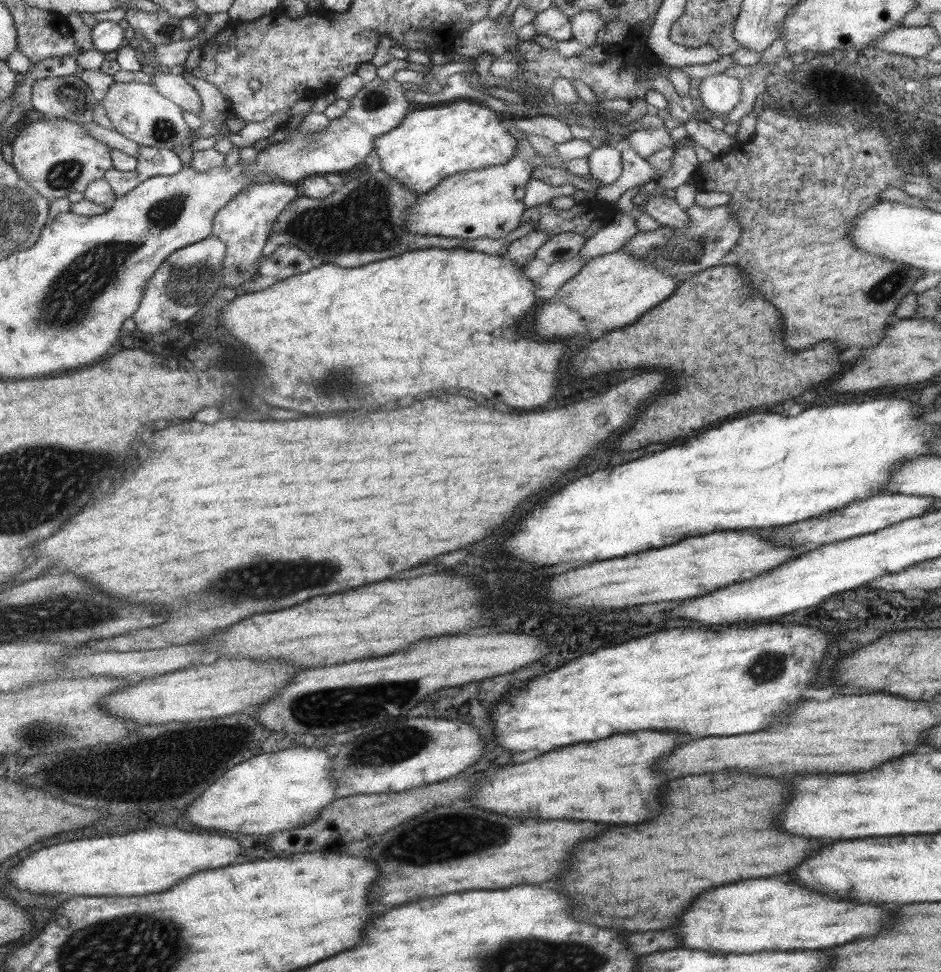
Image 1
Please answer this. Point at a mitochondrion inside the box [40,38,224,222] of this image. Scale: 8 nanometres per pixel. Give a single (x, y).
(63, 173)

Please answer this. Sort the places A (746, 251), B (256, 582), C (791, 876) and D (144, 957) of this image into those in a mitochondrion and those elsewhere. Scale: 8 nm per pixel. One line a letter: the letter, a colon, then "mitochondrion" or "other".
A: other
B: mitochondrion
C: other
D: mitochondrion

